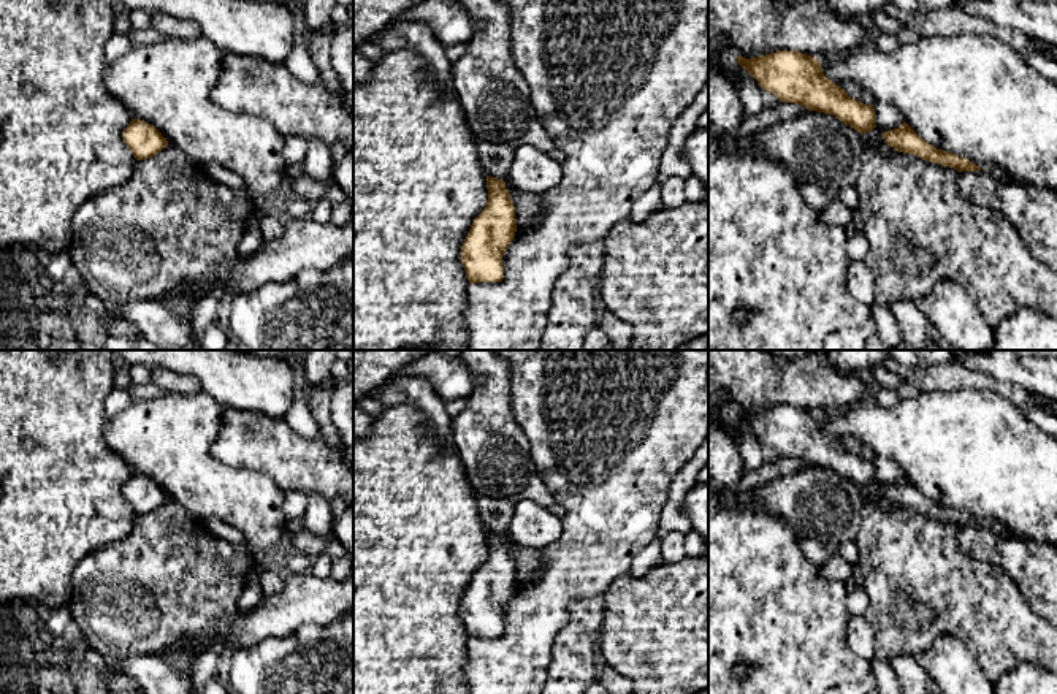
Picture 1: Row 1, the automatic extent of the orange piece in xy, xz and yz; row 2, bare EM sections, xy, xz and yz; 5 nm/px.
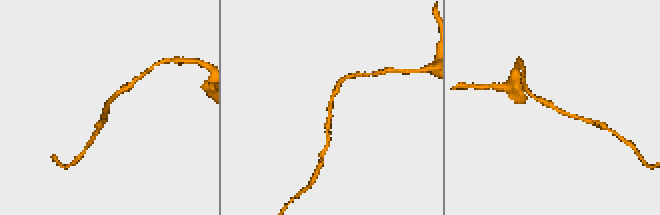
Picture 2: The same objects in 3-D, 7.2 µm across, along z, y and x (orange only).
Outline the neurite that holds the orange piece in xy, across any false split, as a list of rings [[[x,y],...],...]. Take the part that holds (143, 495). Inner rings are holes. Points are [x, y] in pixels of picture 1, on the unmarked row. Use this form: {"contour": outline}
{"contour": [[[132,474],[122,493],[136,515],[146,515],[168,501],[166,493],[151,479]]]}

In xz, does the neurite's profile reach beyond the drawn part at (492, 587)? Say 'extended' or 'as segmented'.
as segmented

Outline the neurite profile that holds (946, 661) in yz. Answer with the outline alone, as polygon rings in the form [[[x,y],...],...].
[[[952,635],[935,637],[914,659],[944,694],[995,694],[973,653]]]

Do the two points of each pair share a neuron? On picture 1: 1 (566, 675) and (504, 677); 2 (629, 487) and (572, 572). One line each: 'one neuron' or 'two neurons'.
1: two neurons
2: one neuron

